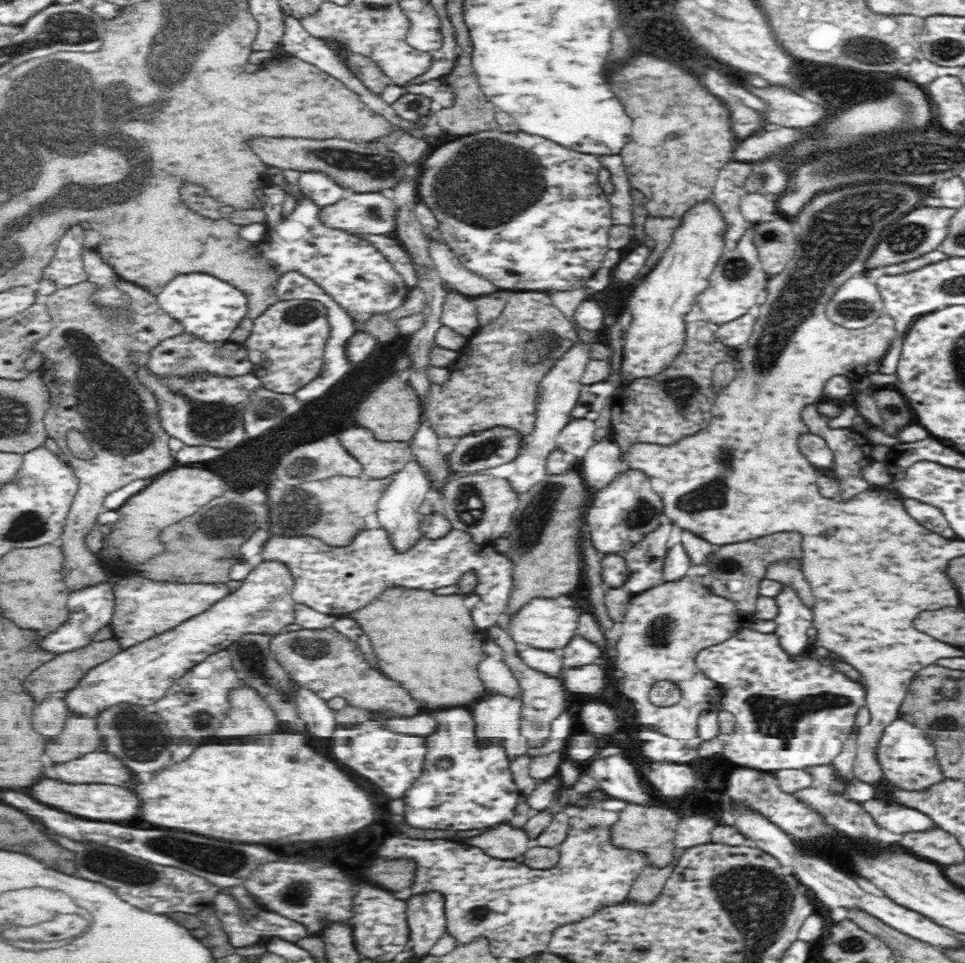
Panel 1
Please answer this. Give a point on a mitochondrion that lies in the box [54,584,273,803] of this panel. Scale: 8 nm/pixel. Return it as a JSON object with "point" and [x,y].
{"point":[139,738]}

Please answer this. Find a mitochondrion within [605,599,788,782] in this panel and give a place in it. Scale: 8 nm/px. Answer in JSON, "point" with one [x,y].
{"point":[658,631]}

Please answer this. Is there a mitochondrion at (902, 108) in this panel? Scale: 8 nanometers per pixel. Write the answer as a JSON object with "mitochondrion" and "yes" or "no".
{"mitochondrion":"yes"}

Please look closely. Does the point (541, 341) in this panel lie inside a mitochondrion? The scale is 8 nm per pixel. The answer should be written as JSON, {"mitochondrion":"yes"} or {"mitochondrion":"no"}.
{"mitochondrion":"yes"}

